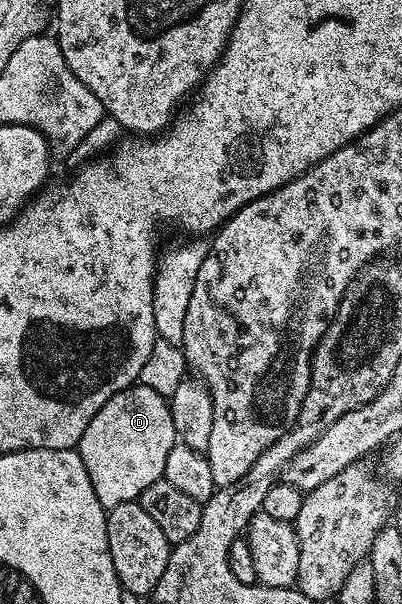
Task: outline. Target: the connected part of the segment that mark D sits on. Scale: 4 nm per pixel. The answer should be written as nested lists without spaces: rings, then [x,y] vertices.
[[[135,384],[112,396],[104,408],[92,416],[92,424],[84,428],[84,436],[78,441],[76,449],[84,460],[84,468],[88,468],[88,480],[92,480],[92,492],[96,492],[96,500],[100,500],[108,512],[116,504],[138,501],[148,484],[156,484],[156,480],[162,478],[168,452],[172,452],[175,444],[169,401],[151,387]]]

